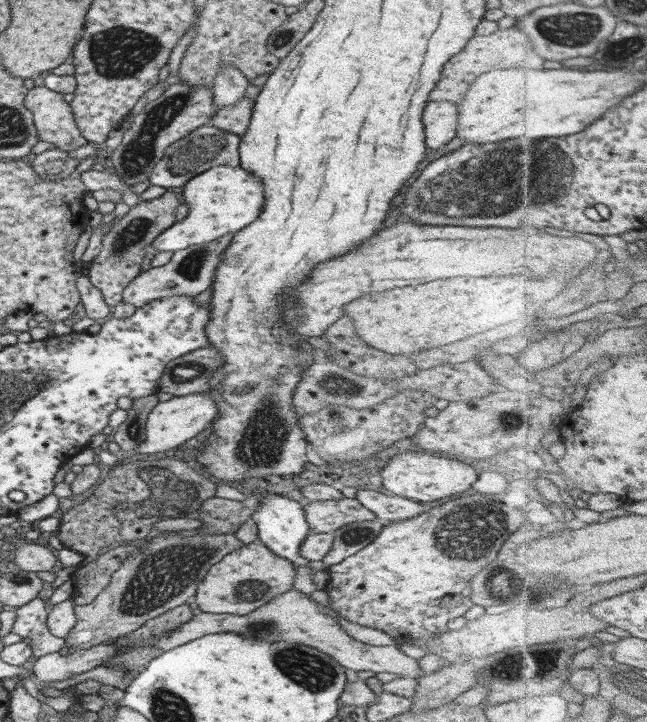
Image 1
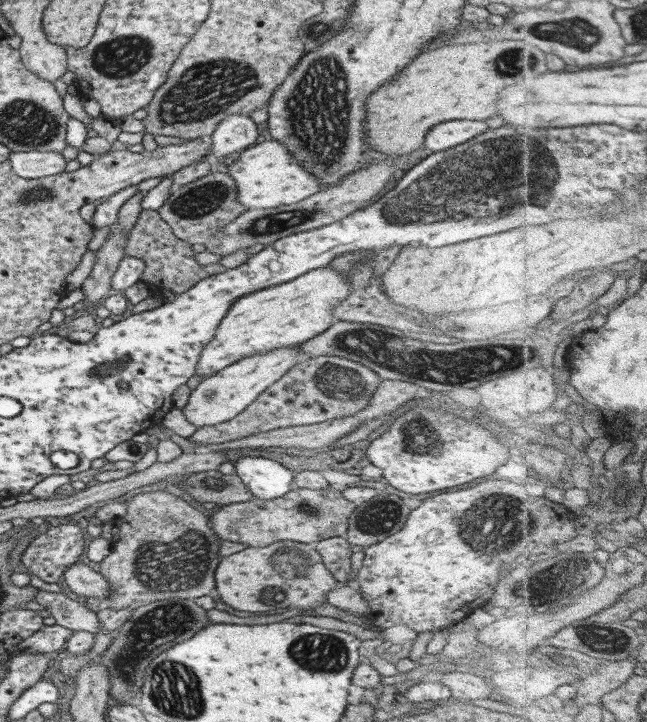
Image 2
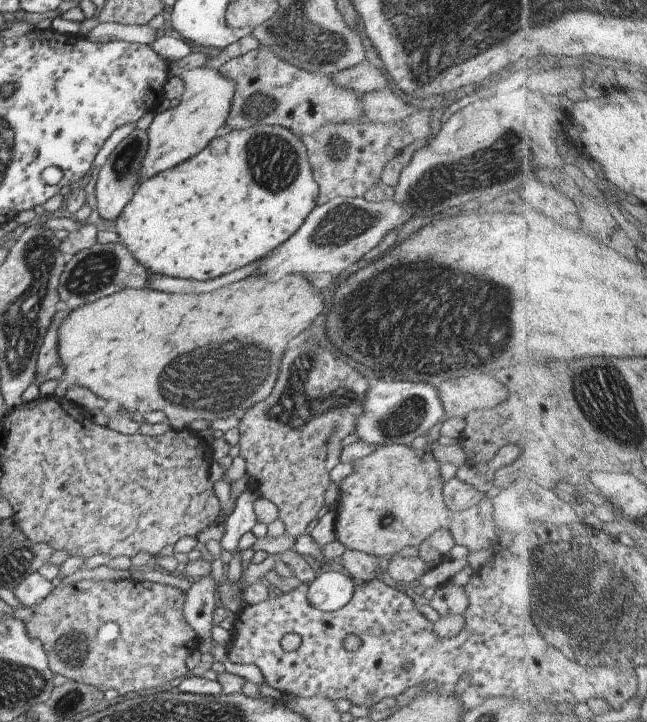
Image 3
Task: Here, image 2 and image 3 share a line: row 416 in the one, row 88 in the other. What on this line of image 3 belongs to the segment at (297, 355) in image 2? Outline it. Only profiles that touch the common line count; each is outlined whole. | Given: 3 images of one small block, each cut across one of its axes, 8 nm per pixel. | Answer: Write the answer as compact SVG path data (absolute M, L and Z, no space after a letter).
M196 67L177 75L184 80L185 91L176 107L158 113L147 128L148 142L138 169L137 180L145 180L174 168L182 161L196 156L225 125L231 109L235 84L217 70Z

